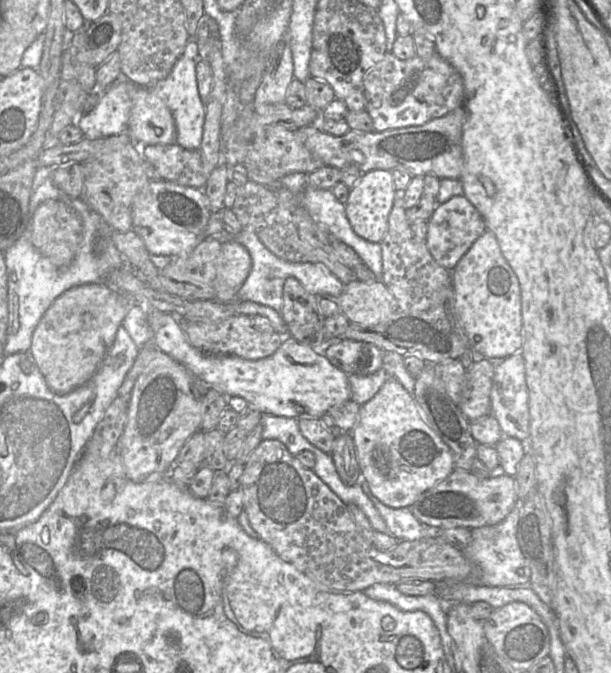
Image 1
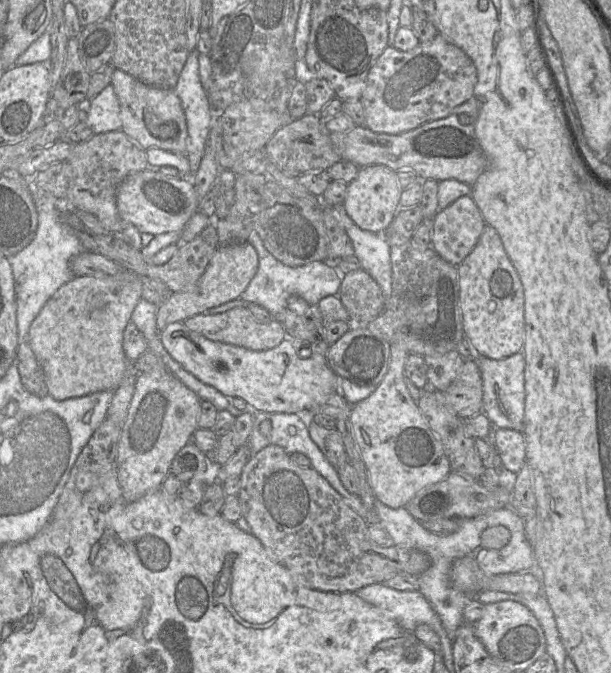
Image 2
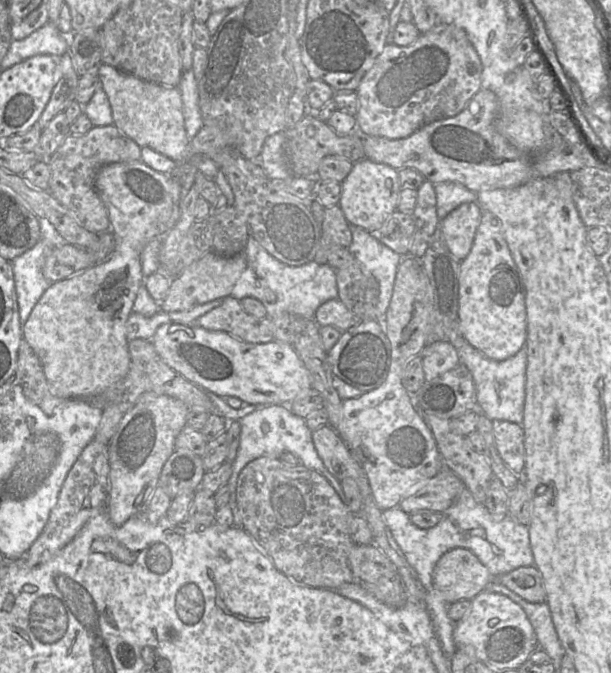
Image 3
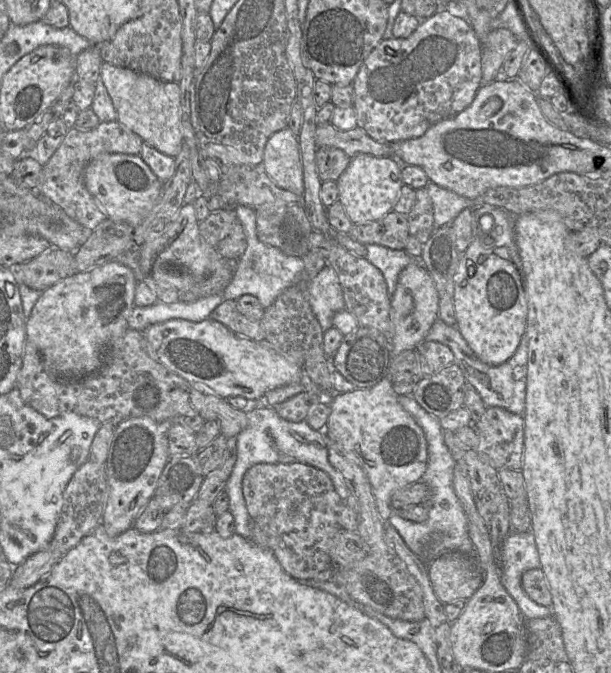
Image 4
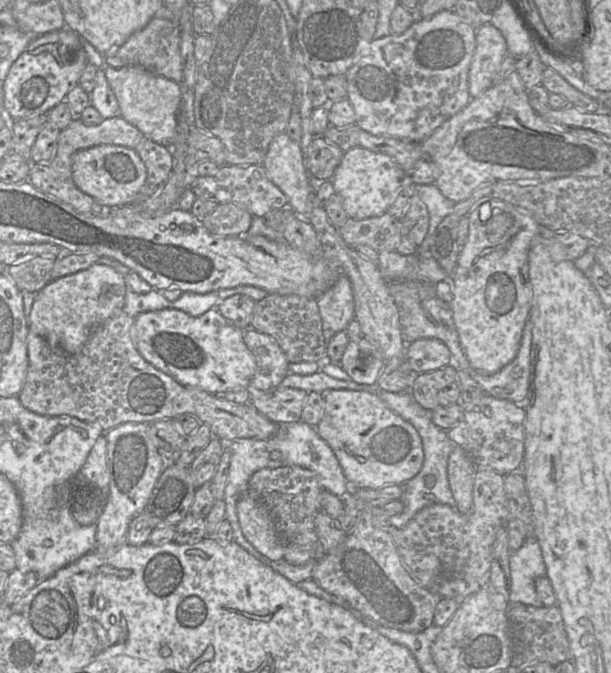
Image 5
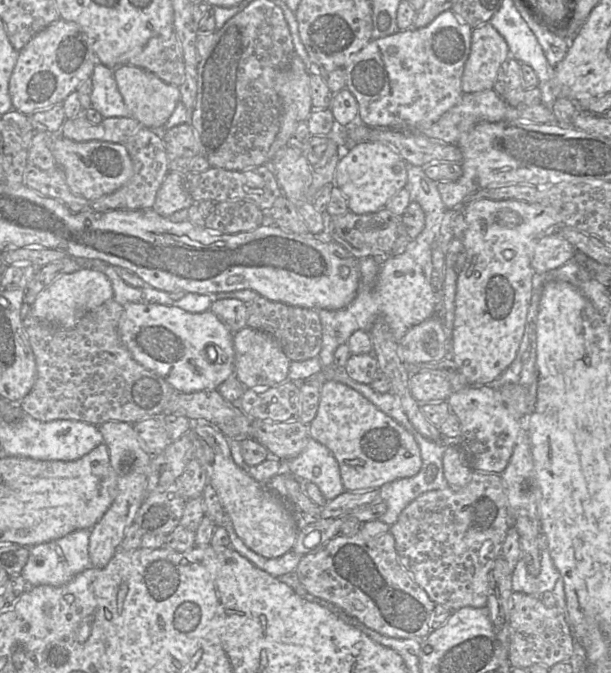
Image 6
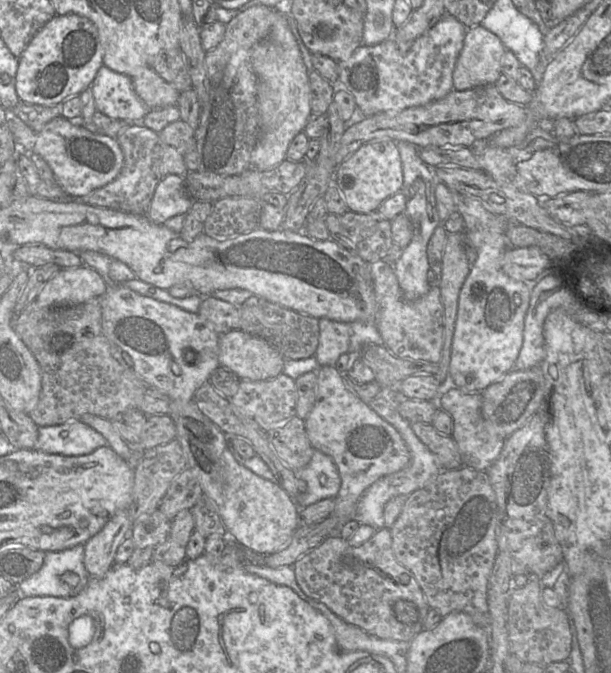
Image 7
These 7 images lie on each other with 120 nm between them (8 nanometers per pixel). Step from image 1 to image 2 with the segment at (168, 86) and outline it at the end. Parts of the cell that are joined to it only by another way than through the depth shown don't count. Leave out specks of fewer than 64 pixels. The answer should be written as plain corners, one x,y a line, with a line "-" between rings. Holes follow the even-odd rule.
191,51
173,91
179,97
187,124
186,157
191,176
198,171
211,129
211,106
199,76
198,52

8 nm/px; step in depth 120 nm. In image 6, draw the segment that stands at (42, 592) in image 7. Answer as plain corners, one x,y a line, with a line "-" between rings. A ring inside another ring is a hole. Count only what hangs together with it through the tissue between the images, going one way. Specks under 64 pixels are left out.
81,529
59,539
30,547
28,561
21,572
28,587
39,585
62,586
89,568
89,538
90,529

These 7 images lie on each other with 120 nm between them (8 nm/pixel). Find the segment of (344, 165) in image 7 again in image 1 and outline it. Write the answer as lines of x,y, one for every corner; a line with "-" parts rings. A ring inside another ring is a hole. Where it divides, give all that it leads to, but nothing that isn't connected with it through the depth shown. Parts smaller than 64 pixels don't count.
375,169
363,173
360,180
350,189
345,203
346,216
354,232
369,242
380,243
388,231
388,218
395,196
391,171

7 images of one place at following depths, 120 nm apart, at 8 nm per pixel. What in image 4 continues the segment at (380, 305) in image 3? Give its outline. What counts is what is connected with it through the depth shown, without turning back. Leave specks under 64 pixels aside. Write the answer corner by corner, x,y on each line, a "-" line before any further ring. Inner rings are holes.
376,244
365,246
366,259
382,272
387,283
388,294
392,297
401,271
411,262
420,260
411,257
405,250
393,250

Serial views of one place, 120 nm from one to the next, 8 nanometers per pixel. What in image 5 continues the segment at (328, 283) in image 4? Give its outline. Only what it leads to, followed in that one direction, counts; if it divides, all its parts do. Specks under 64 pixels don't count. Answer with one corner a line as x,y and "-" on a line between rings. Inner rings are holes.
344,274
324,293
317,297
317,305
322,318
322,332
327,347
331,338
345,331
354,320
354,298
350,280

